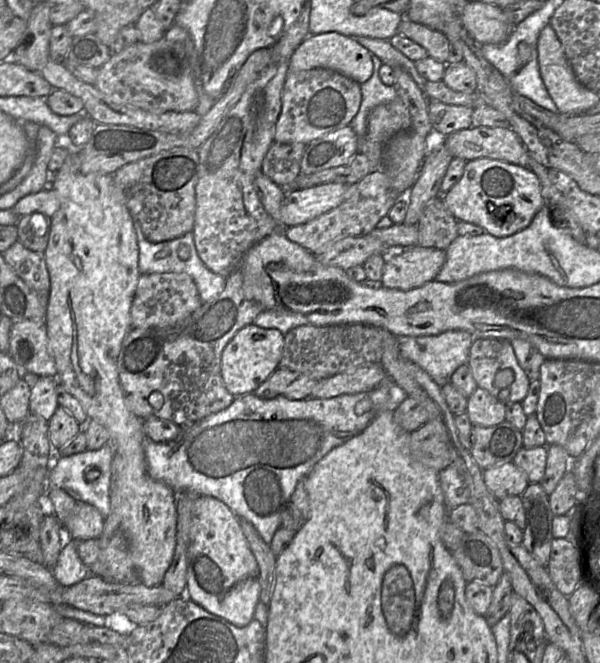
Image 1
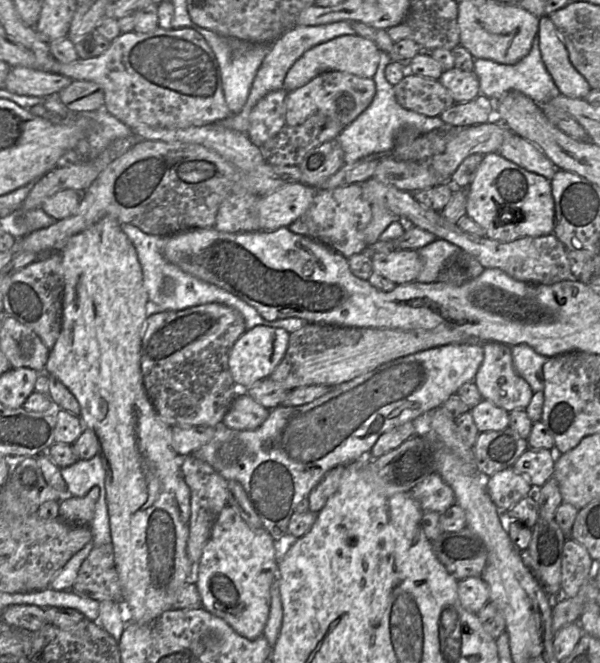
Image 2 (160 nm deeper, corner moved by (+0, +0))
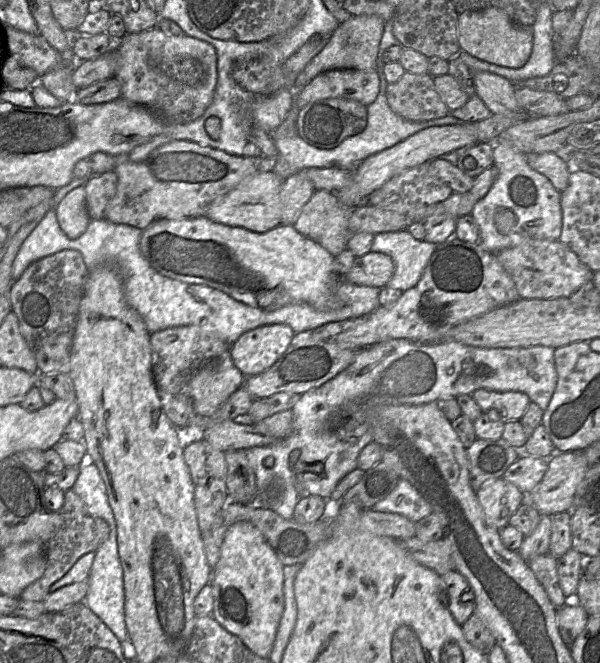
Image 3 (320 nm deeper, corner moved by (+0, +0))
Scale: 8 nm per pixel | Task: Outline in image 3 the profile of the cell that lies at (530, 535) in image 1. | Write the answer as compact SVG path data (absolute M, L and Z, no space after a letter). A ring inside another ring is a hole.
M548 552L533 558L528 565L552 604L559 609L565 605L565 596L559 584L557 563L558 560Z

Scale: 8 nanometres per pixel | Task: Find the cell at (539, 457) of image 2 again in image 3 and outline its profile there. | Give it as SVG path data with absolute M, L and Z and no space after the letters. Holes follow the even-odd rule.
M522 453L501 478L514 484L525 495L528 495L537 487L546 471L547 459Z

